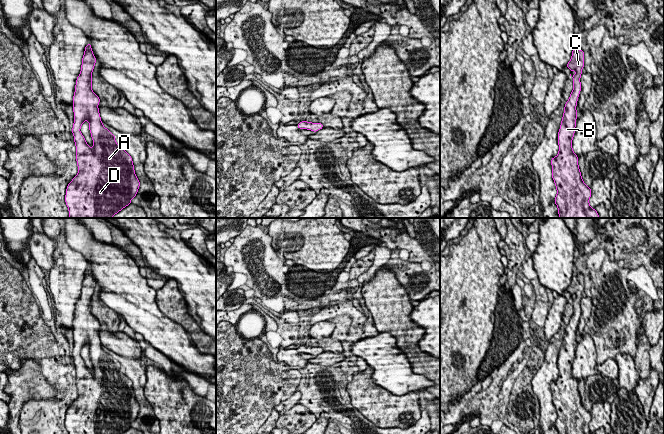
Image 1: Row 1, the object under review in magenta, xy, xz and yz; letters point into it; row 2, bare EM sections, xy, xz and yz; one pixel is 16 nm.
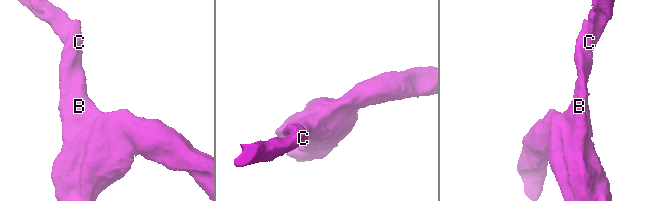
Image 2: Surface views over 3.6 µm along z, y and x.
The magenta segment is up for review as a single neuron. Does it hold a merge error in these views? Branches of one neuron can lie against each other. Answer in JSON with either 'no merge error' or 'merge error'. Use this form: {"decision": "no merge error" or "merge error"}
{"decision": "no merge error"}

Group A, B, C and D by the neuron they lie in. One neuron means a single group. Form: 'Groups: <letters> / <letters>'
Groups: A B C D

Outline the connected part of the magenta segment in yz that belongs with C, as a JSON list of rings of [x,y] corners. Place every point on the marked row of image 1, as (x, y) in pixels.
[[[574,43],[572,57],[567,68],[576,74],[573,78],[573,91],[566,101],[562,122],[558,132],[558,155],[551,159],[552,178],[555,182],[557,195],[555,204],[559,218],[599,218],[597,211],[590,207],[591,189],[581,177],[578,156],[573,152],[572,139],[577,119],[577,100],[581,91],[580,77],[584,67],[584,52],[577,49]]]

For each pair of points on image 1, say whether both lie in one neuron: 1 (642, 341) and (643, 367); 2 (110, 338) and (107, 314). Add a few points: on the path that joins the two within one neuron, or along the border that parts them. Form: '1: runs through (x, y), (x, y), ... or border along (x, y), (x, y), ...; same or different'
1: runs through (642, 347), (642, 361); same
2: border along (100, 324), (103, 324), (110, 331); different

